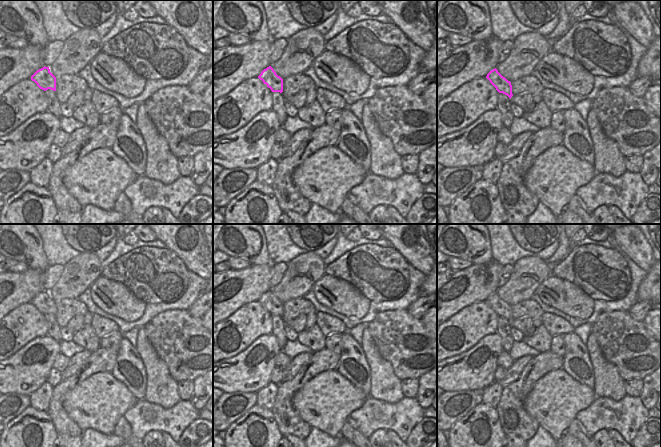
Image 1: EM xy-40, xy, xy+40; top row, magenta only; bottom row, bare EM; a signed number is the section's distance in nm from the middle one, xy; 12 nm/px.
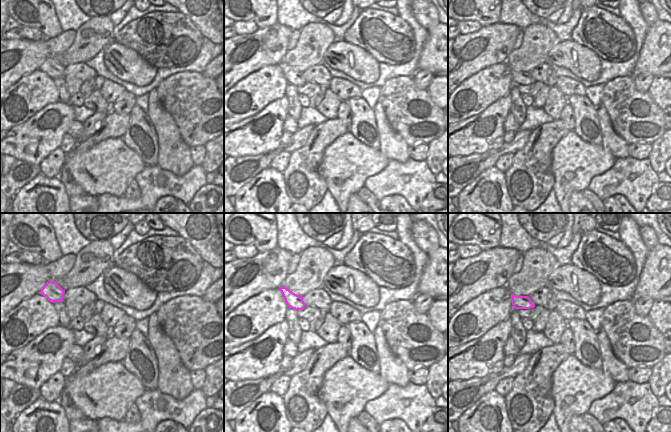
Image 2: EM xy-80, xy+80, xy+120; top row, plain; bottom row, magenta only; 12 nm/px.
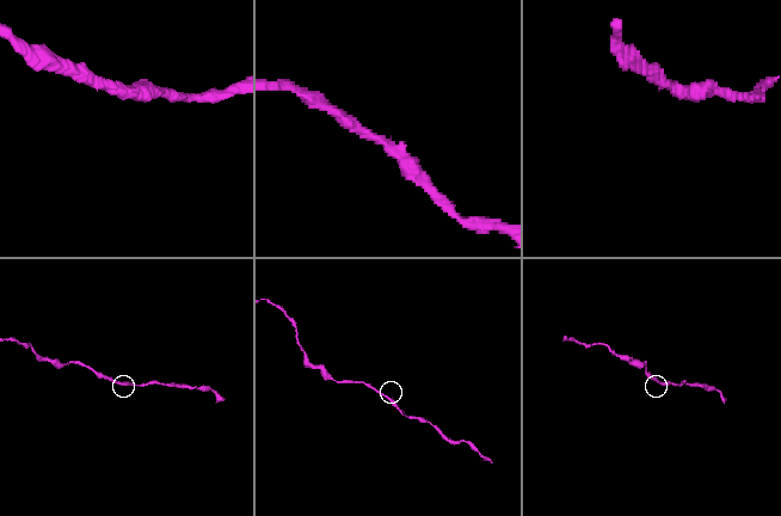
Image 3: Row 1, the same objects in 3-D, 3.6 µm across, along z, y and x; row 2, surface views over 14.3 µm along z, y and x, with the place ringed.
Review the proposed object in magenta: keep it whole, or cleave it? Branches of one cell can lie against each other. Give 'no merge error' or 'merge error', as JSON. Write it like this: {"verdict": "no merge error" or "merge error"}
{"verdict": "no merge error"}

